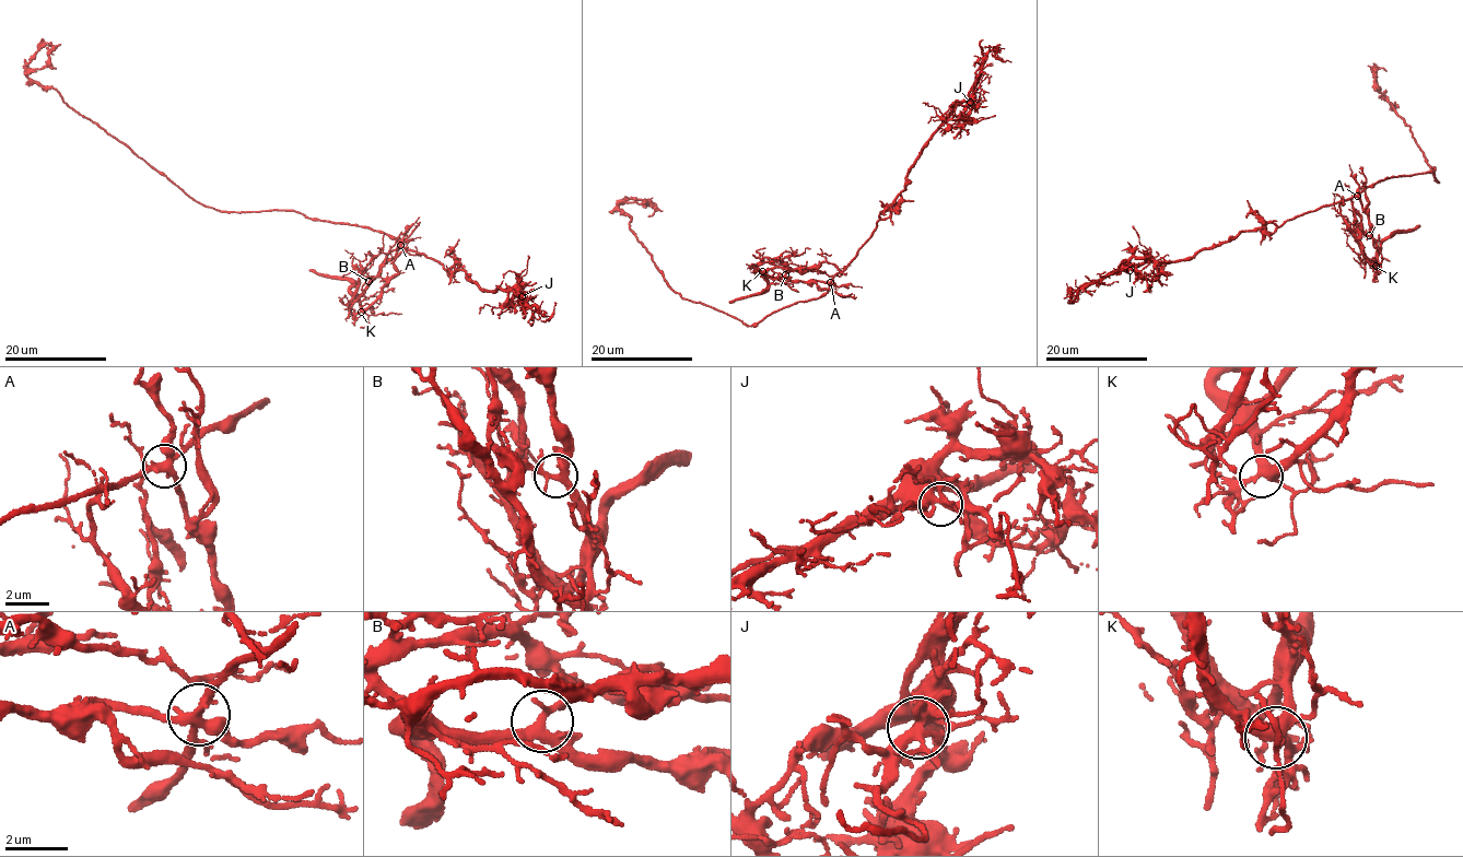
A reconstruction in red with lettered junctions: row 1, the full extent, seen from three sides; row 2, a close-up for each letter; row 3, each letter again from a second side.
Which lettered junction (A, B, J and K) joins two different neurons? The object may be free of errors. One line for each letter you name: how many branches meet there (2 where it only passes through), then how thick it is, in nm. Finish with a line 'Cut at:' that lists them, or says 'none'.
A: branches 5; calibre 320 nm
Cut at: A

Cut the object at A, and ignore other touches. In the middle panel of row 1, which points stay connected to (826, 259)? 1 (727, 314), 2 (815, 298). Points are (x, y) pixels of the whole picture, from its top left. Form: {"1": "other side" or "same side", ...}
{"1": "other side", "2": "other side"}

